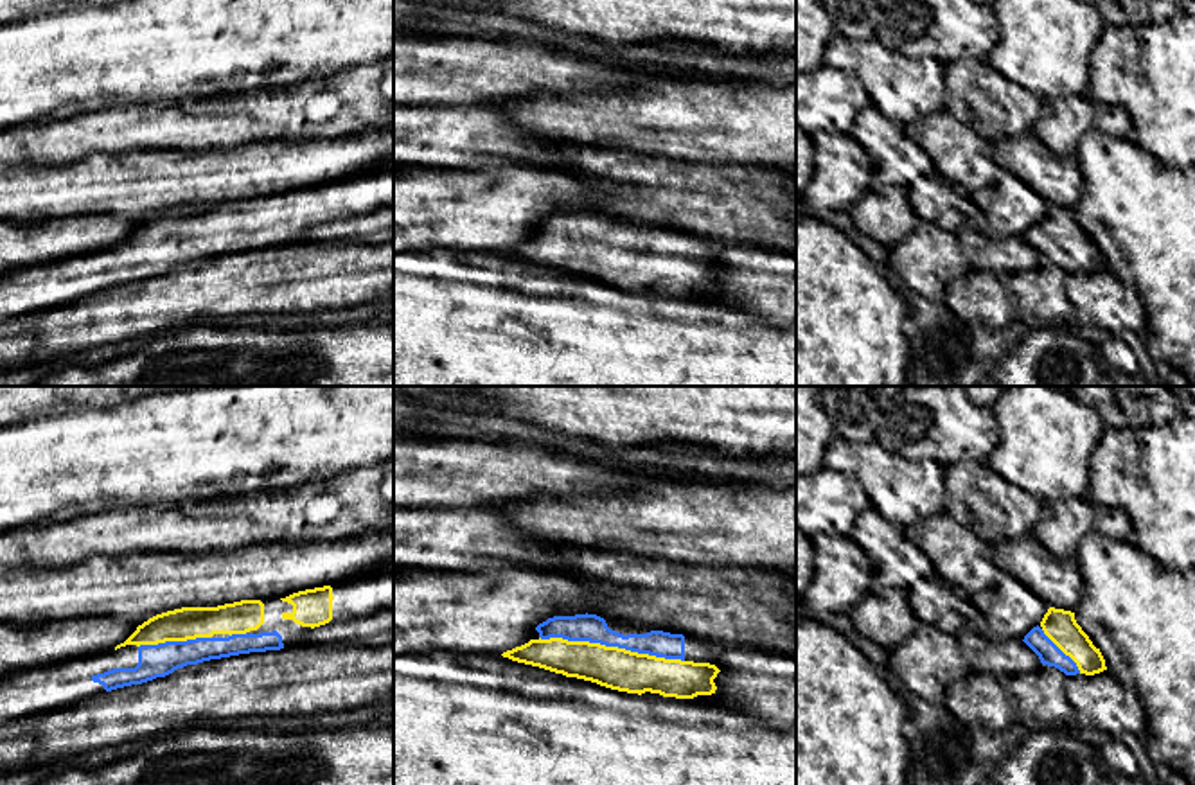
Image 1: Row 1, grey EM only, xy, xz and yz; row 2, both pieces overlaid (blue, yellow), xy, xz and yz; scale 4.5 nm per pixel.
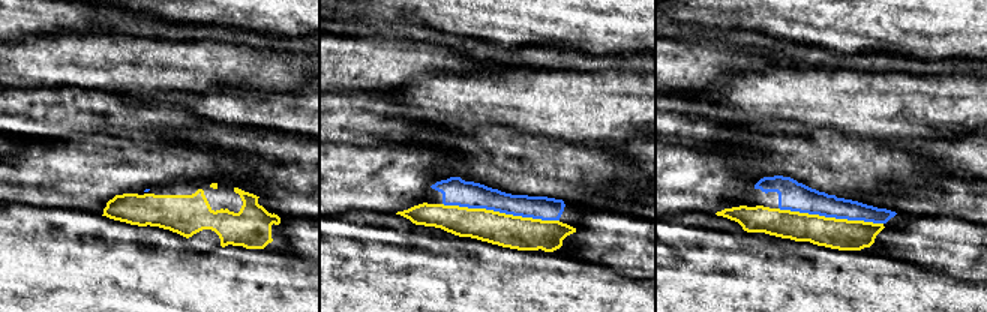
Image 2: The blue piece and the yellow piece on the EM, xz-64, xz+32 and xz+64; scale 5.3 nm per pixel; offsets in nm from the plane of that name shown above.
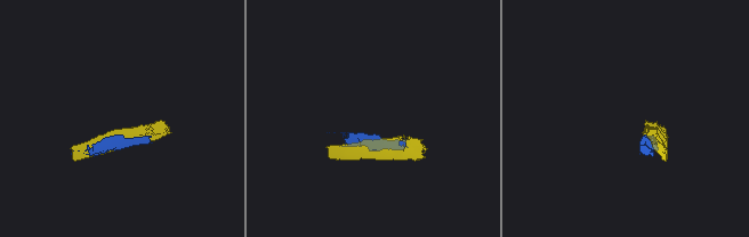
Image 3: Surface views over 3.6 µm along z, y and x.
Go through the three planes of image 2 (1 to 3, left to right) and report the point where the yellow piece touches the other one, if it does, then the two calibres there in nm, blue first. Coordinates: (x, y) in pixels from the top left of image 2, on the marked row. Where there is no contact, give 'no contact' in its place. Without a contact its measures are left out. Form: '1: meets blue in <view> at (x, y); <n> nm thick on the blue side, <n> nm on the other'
1: no contact
2: meets blue in xz+32 at (501, 212); 140 nm thick on the blue side, 180 nm on the other
3: meets blue in xz+64 at (831, 216); 160 nm thick on the blue side, 170 nm on the other

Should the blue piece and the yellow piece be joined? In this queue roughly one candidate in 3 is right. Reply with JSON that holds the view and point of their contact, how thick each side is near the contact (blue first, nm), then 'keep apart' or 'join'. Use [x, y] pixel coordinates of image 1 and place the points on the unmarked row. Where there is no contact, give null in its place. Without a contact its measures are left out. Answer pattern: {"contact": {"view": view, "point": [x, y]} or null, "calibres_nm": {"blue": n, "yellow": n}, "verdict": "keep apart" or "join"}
{"contact": {"view": "xz", "point": [611, 243]}, "calibres_nm": {"blue": 130, "yellow": 190}, "verdict": "join"}

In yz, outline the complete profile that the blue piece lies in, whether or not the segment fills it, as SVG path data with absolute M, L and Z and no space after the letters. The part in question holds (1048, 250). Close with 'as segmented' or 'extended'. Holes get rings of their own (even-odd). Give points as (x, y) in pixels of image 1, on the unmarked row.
M1049 205L1042 219L1022 237L1042 262L1055 264L1066 273L1094 273L1105 257L1075 217L1075 210Z | extended

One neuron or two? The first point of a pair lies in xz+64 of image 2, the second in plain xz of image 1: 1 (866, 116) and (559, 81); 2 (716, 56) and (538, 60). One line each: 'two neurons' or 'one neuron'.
1: two neurons
2: one neuron

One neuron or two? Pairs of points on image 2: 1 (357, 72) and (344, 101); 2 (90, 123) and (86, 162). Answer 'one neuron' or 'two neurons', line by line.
1: two neurons
2: two neurons

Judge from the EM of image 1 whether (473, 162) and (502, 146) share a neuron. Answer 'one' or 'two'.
one

